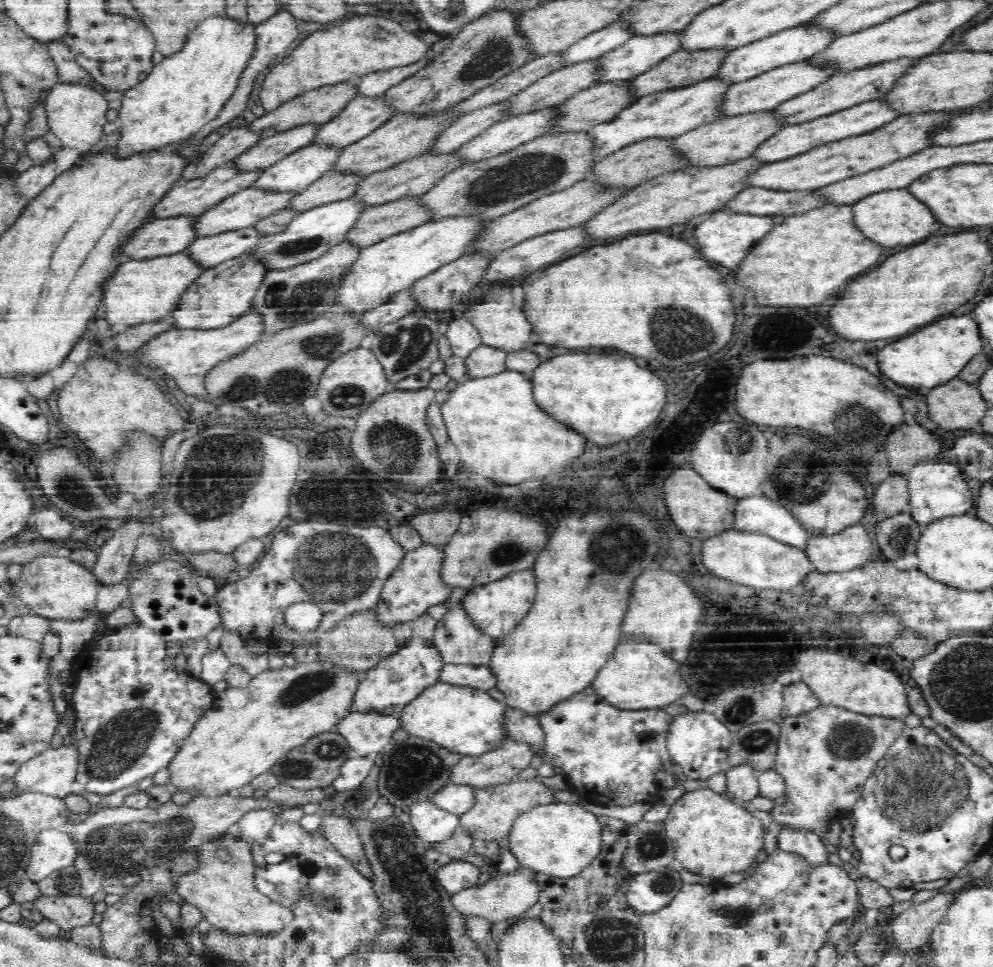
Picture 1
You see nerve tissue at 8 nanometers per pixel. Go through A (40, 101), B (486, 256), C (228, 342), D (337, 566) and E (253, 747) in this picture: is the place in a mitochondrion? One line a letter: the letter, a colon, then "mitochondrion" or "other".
A: other
B: other
C: other
D: mitochondrion
E: other

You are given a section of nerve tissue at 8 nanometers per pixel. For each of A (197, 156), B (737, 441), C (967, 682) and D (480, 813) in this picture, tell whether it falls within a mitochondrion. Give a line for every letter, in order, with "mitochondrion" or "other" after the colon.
A: other
B: mitochondrion
C: mitochondrion
D: other

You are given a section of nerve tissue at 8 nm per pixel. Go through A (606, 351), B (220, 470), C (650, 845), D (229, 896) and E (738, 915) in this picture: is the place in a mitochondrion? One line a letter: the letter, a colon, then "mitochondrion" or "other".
A: other
B: mitochondrion
C: mitochondrion
D: other
E: mitochondrion

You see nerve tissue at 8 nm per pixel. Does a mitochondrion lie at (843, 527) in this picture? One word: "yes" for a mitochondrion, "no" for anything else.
no

